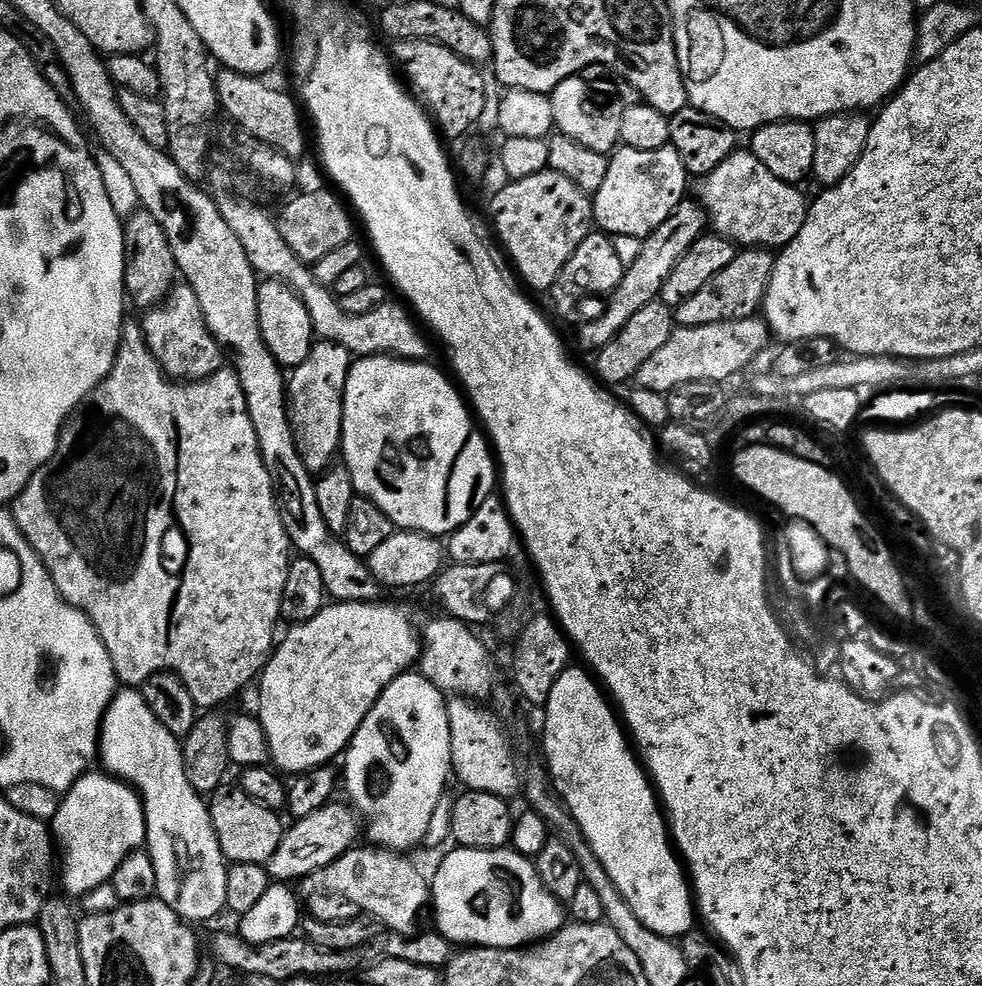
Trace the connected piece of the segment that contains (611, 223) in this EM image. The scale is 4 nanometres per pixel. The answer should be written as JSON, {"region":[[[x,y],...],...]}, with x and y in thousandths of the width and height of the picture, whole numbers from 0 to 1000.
{"region":[[[632,149],[622,155],[617,181],[607,194],[603,208],[606,226],[627,241],[660,239],[670,233],[670,229],[674,229],[674,225],[678,225],[678,221],[682,221],[682,217],[686,217],[688,210],[699,202],[700,195],[697,194],[701,191],[701,183],[701,170],[686,149],[670,152]]]}

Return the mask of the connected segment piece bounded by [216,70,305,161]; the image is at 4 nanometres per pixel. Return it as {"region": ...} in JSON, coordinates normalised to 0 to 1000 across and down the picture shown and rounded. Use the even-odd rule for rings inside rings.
{"region":[[[228,71],[225,74],[220,77],[220,94],[224,100],[224,110],[232,113],[233,120],[242,129],[249,130],[257,137],[254,139],[258,143],[274,146],[295,161],[304,163],[305,157],[310,154],[311,119],[308,117],[307,106],[300,100],[297,102],[291,94],[268,85],[268,80],[235,71]]]}

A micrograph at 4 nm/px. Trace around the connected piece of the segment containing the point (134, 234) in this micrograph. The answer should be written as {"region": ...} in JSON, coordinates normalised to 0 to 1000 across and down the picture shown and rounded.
{"region":[[[141,213],[125,224],[126,229],[126,295],[132,298],[132,304],[150,314],[165,307],[181,284],[181,273],[177,254],[173,254],[173,245],[161,229],[161,221],[157,217]]]}

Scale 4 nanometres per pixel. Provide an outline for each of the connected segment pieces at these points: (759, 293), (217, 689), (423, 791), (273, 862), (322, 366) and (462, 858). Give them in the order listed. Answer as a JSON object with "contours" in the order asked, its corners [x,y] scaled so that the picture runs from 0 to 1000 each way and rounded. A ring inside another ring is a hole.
{"contours":[[[[758,252],[751,255],[747,266],[739,270],[723,286],[699,302],[686,313],[686,325],[691,332],[727,331],[731,327],[752,327],[770,320],[777,313],[778,300],[790,269],[790,260],[781,252]]],[[[127,332],[122,343],[122,358],[118,361],[116,371],[112,375],[112,379],[99,391],[90,402],[81,413],[73,417],[73,421],[65,427],[65,432],[61,436],[61,447],[57,450],[55,460],[39,476],[31,485],[31,489],[19,499],[10,512],[10,518],[18,538],[22,540],[24,545],[29,547],[31,554],[41,564],[41,568],[49,575],[51,586],[55,590],[57,597],[61,599],[61,605],[64,606],[66,613],[77,617],[81,621],[89,624],[90,630],[98,636],[98,641],[104,647],[104,651],[108,655],[108,659],[112,663],[112,671],[116,671],[116,680],[118,681],[118,689],[126,696],[145,696],[154,686],[162,682],[176,682],[182,686],[184,692],[189,696],[189,700],[193,700],[193,704],[198,708],[201,719],[204,720],[220,720],[223,714],[231,712],[235,706],[240,706],[253,693],[260,691],[268,682],[269,676],[273,673],[273,666],[279,660],[279,654],[282,652],[281,632],[286,632],[285,616],[287,615],[287,598],[291,598],[291,582],[295,571],[295,549],[293,547],[293,539],[289,532],[289,525],[285,518],[285,512],[281,505],[281,496],[277,493],[277,483],[271,477],[269,466],[265,459],[263,452],[263,440],[259,434],[259,428],[255,426],[253,413],[251,412],[251,400],[246,396],[246,387],[241,383],[239,376],[235,372],[225,372],[223,377],[219,377],[216,381],[211,381],[208,385],[198,385],[195,387],[176,387],[172,382],[164,377],[159,365],[153,359],[153,355],[147,346],[147,338],[142,332]]],[[[416,680],[411,685],[406,686],[401,692],[397,692],[397,696],[393,696],[393,700],[385,708],[383,715],[377,720],[377,724],[373,724],[373,728],[369,732],[369,736],[365,736],[365,740],[360,744],[360,748],[352,762],[349,764],[350,771],[350,787],[348,783],[348,799],[354,802],[353,810],[356,812],[357,818],[375,835],[375,848],[380,857],[388,860],[396,861],[400,864],[408,866],[414,865],[414,860],[431,857],[434,850],[434,842],[438,838],[438,830],[442,830],[442,822],[446,822],[448,812],[453,810],[454,803],[452,798],[456,795],[456,787],[461,786],[460,781],[460,762],[458,761],[458,728],[456,727],[456,710],[453,703],[447,702],[446,699],[437,692],[433,686],[429,686],[427,681]]],[[[335,813],[329,819],[320,822],[320,826],[300,833],[290,843],[287,854],[281,859],[281,865],[274,870],[271,877],[271,883],[278,894],[304,895],[310,889],[336,878],[336,874],[343,872],[348,865],[364,855],[364,825],[353,814],[342,814]]],[[[325,346],[318,352],[312,367],[298,374],[291,391],[291,404],[294,416],[294,426],[297,430],[301,455],[314,479],[325,481],[341,468],[341,460],[347,455],[350,436],[350,400],[351,387],[358,370],[358,360],[350,351],[334,346]]],[[[465,859],[464,864],[460,864],[448,876],[448,881],[441,887],[438,892],[438,913],[444,917],[444,937],[449,949],[453,949],[459,953],[464,959],[484,959],[486,961],[533,961],[541,959],[551,953],[558,952],[559,949],[570,944],[576,936],[576,921],[571,914],[564,911],[564,907],[560,907],[556,903],[556,899],[552,899],[552,892],[548,886],[545,875],[537,868],[529,868],[525,863],[517,860],[500,860],[499,862],[487,862],[486,860]]]]}

